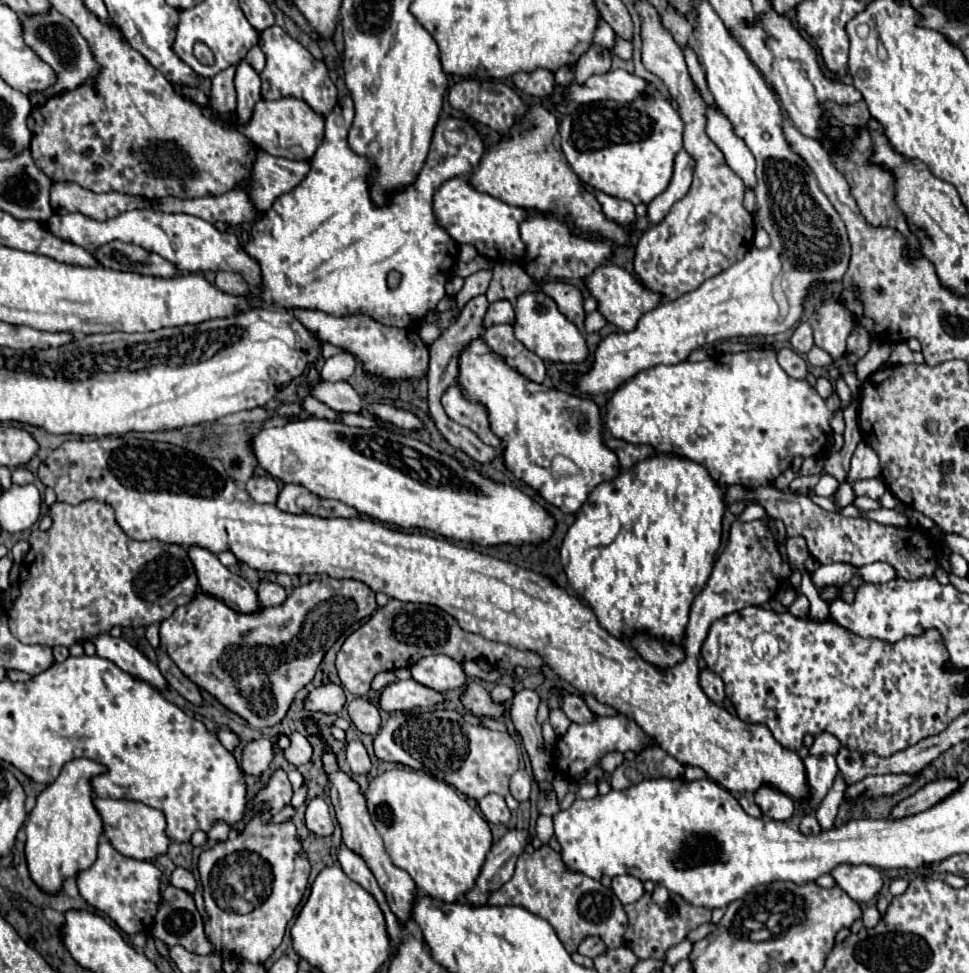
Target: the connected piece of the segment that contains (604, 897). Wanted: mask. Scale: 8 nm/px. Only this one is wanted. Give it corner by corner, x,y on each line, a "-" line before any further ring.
543,845
531,855
521,853
513,877
489,897
489,905
517,905
539,915
555,929
559,941
569,953
575,953
579,943
589,935
601,937
609,949
621,947
627,929
627,915
615,893
599,881
567,869
561,855
549,845

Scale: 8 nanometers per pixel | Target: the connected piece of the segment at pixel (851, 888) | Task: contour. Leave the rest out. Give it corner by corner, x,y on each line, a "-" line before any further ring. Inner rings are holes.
837,865
831,875
835,877
837,885
859,903
869,903
883,887
881,873
869,865

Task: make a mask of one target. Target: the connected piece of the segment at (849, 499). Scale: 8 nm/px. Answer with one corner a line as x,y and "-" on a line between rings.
843,483
841,487
839,487
839,491
837,491
837,495
835,495
835,503
837,505
841,505
841,507
845,507
845,505
851,505
853,503
853,489
849,489
849,483

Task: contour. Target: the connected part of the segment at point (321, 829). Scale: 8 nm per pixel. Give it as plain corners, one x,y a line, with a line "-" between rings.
315,797
313,801
309,801
307,805
307,827
311,833
315,835
331,835
333,833
333,819
329,815
329,807
323,799

